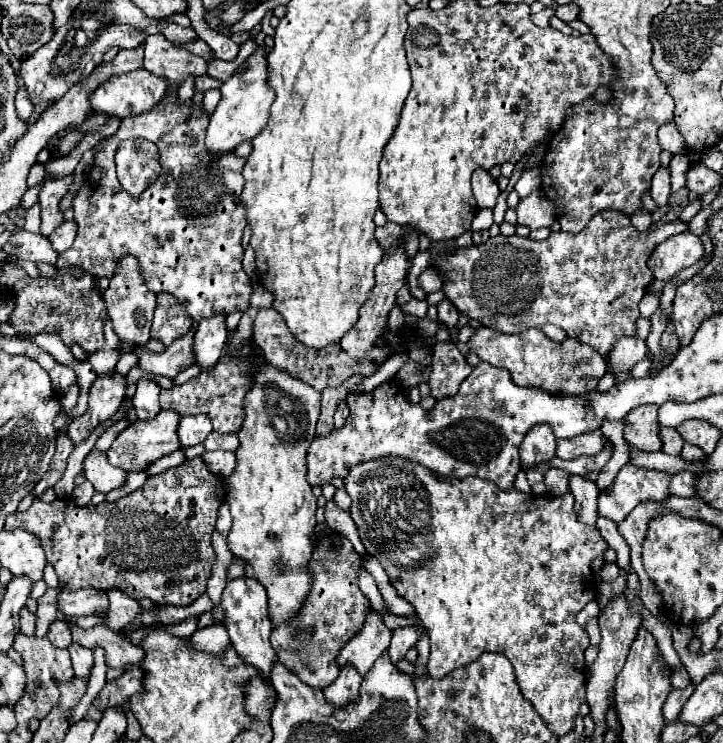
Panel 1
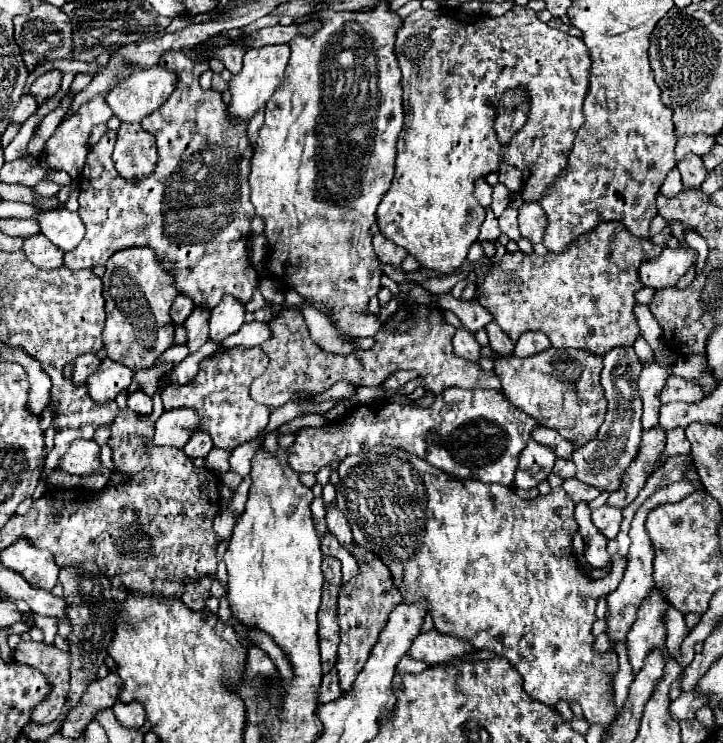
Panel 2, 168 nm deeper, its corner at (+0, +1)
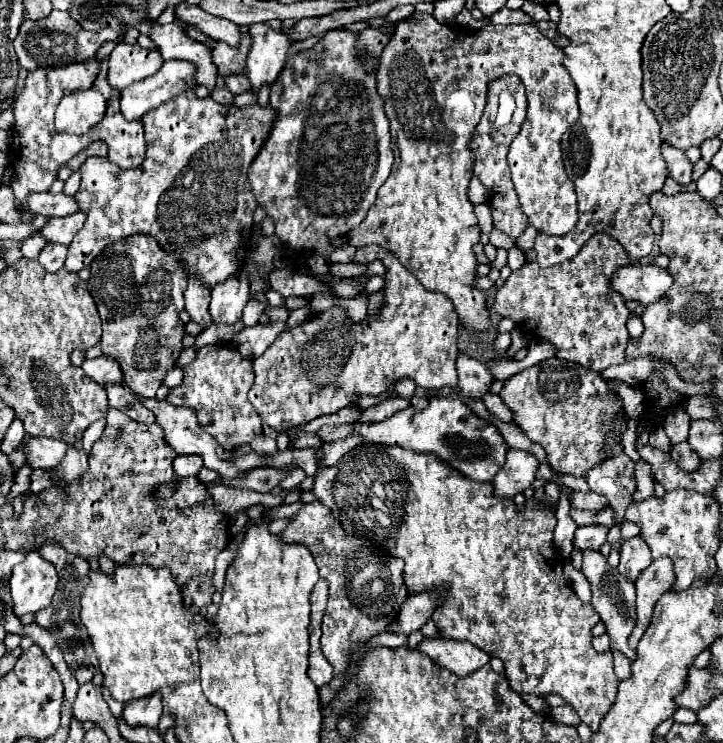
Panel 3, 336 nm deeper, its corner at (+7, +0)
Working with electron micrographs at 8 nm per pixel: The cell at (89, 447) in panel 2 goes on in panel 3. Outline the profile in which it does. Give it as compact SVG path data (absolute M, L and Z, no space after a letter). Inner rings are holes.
M26 435L18 449L26 451L26 465L32 469L44 469L54 471L60 461L64 459L64 453L68 449L66 443L56 439L44 439L44 437L32 437Z

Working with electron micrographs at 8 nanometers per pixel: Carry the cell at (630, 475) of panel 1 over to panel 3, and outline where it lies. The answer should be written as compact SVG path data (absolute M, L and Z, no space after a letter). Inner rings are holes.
M586 525L586 527L578 527L576 533L574 533L572 547L574 547L576 551L600 549L600 545L606 543L606 535L608 535L608 527L604 527L604 525Z

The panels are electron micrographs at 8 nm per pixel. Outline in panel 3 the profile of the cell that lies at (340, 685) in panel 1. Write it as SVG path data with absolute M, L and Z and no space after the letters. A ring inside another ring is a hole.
M320 501L302 505L278 539L282 543L304 543L320 569L320 577L328 581L330 599L322 617L320 643L326 659L334 667L334 675L342 675L348 665L348 651L356 637L356 627L360 643L366 643L378 633L386 633L390 621L396 621L400 605L408 599L410 593L402 577L404 561L398 557L394 559L382 549L376 549L376 545L372 545L368 539L346 533L334 513Z

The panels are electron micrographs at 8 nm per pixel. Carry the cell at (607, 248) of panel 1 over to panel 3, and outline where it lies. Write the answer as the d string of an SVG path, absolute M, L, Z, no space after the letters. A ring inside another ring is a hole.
M596 233L596 237L590 237L590 241L586 241L580 253L570 261L564 261L548 269L542 269L538 263L526 263L522 269L512 271L504 287L496 293L494 309L502 317L510 317L520 327L526 327L528 331L532 331L526 335L548 339L556 347L556 357L600 373L610 365L618 365L626 361L624 359L624 351L628 343L626 319L630 317L630 311L626 309L624 299L610 289L610 277L614 275L616 269L624 265L630 265L630 259L626 257L626 251L622 249L622 245L618 245L618 241L614 241L606 233Z

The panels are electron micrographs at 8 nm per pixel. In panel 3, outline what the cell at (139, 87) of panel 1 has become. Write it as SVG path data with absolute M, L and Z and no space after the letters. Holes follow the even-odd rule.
M166 61L162 69L146 77L140 83L134 83L122 91L120 109L128 121L140 119L146 111L160 107L162 103L178 97L186 89L196 85L196 69L190 61Z

